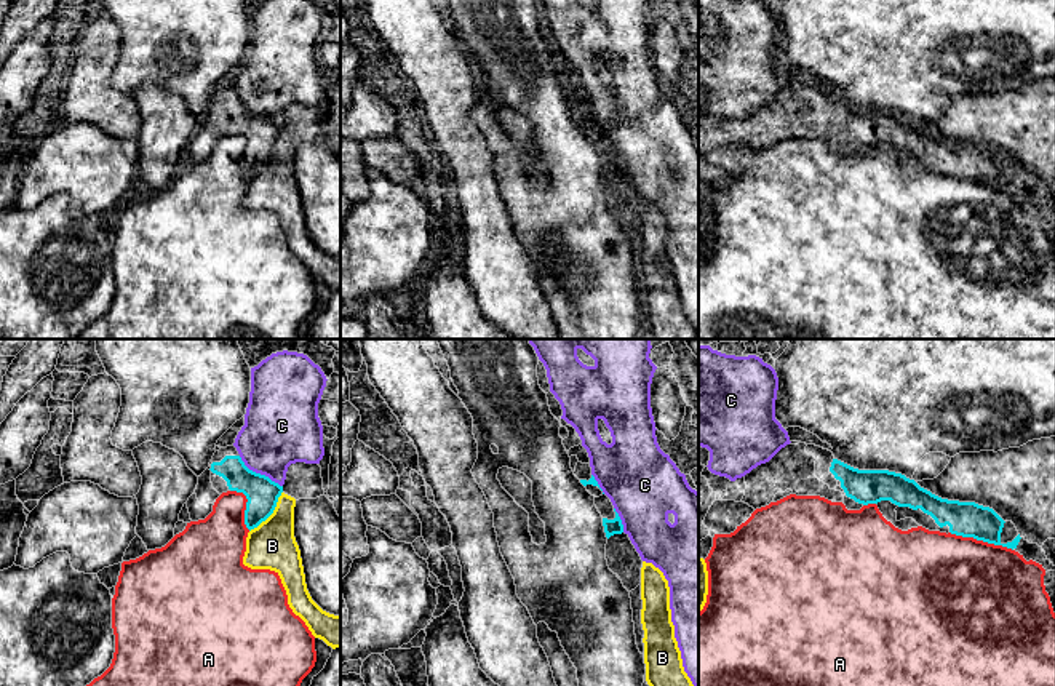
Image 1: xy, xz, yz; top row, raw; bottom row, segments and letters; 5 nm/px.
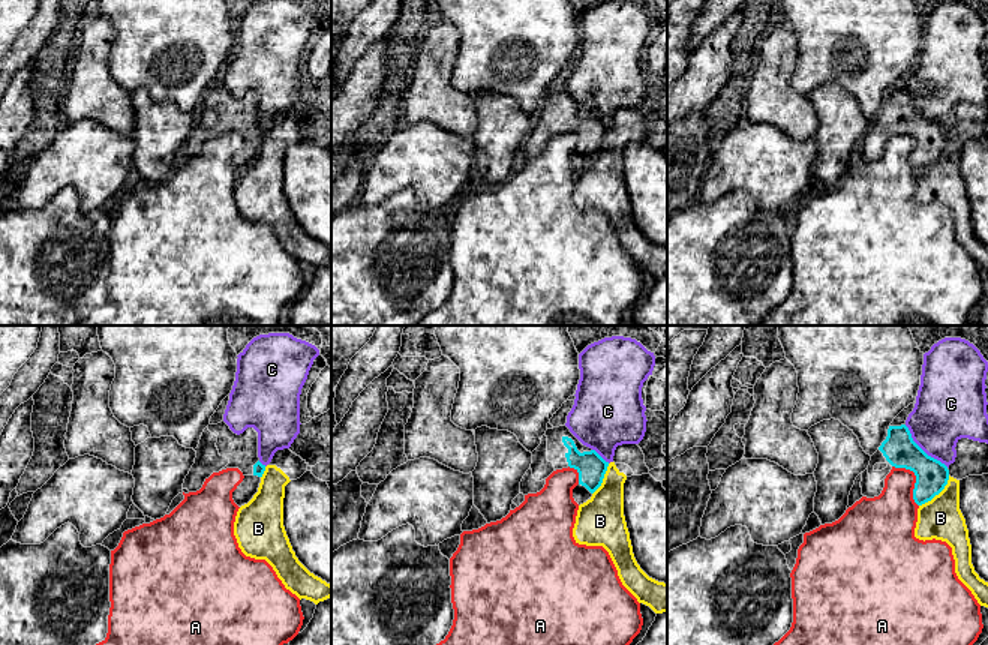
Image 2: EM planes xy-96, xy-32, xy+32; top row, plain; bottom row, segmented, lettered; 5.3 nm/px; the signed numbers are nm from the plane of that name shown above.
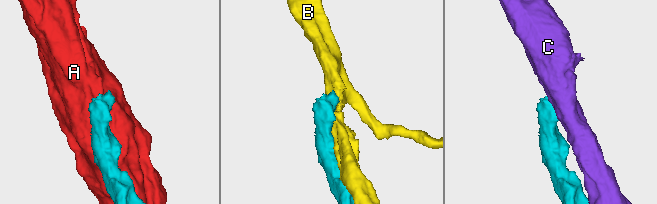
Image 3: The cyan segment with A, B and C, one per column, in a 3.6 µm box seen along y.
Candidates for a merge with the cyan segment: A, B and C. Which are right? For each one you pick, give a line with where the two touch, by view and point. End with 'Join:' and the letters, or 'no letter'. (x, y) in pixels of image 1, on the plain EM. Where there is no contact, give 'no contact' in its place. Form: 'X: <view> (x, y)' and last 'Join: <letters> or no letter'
Join: no letter

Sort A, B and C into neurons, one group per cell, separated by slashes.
A / B / C

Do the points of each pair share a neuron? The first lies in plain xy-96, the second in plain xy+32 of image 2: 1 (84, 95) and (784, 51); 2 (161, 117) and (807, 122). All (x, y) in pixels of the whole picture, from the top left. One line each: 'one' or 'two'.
1: one
2: two

